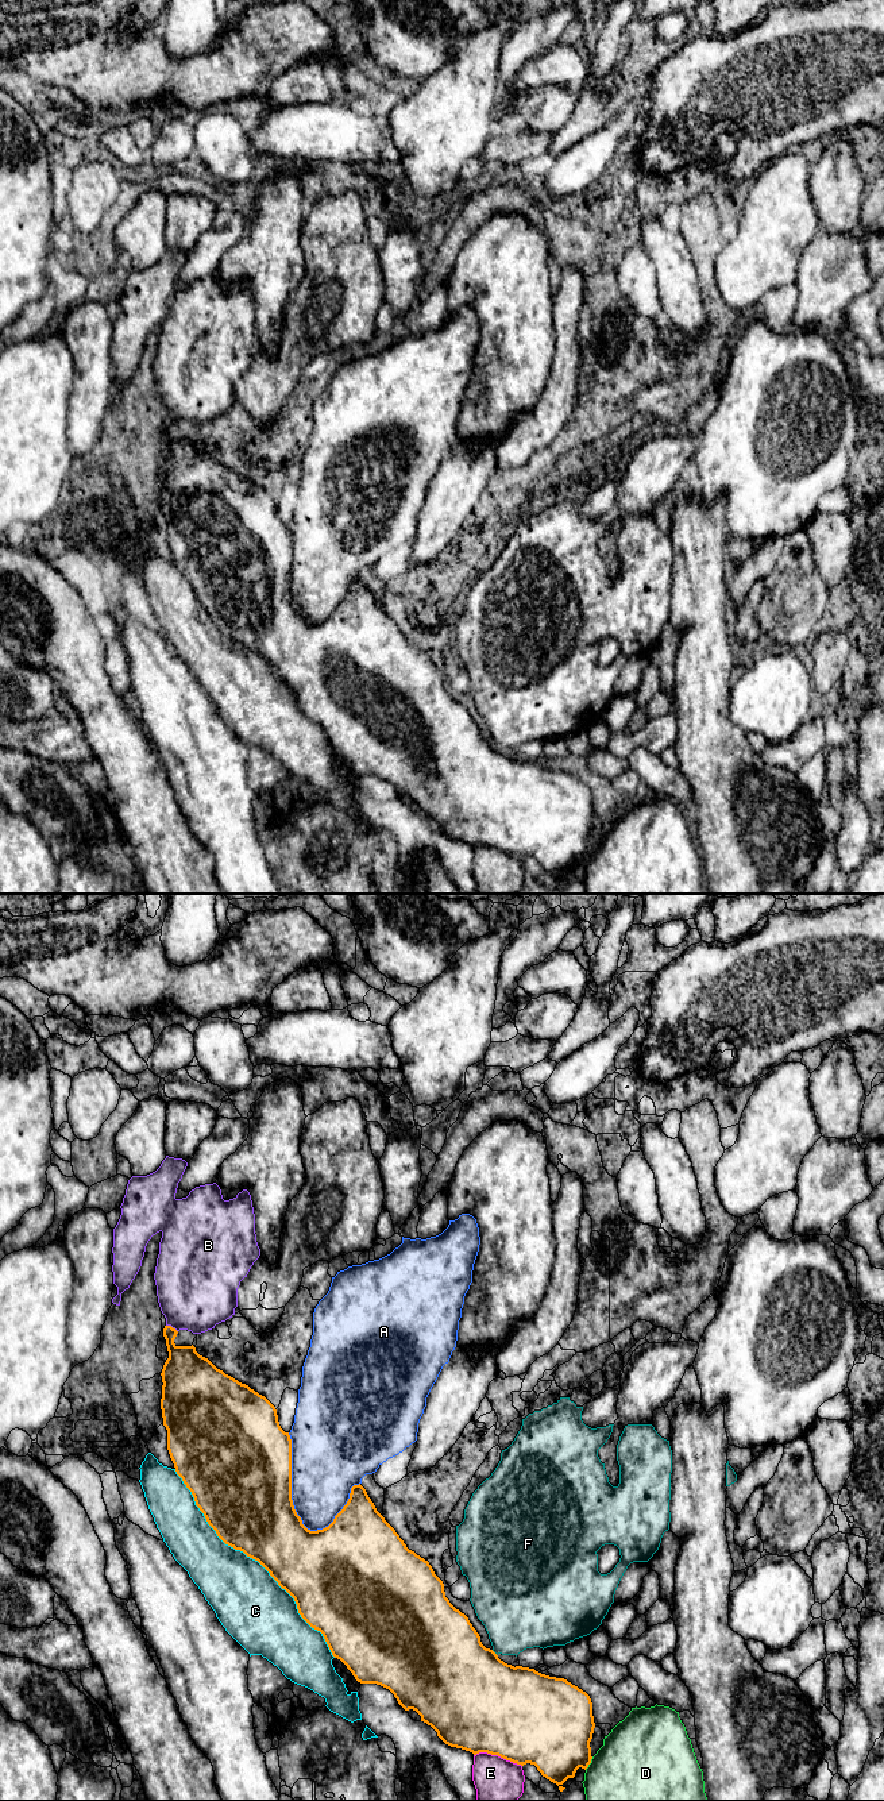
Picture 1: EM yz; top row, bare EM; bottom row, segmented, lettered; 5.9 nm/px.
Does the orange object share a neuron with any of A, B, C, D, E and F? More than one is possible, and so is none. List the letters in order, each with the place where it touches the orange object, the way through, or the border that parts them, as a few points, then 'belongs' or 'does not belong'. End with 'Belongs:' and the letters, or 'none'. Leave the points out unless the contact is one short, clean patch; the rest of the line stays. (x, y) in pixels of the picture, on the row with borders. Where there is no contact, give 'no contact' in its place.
A: meets orange in yz at (290, 1488); does not belong
B: meets orange in yz at (170, 1326); border along yz (166, 1325), (170, 1325), (177, 1331); does not belong
C: meets orange in yz at (254, 1558); belongs
D: meets orange in yz at (590, 1762); does not belong
E: meets orange in yz at (498, 1755); does not belong
F: meets orange in yz at (494, 1653); does not belong
Belongs: C

